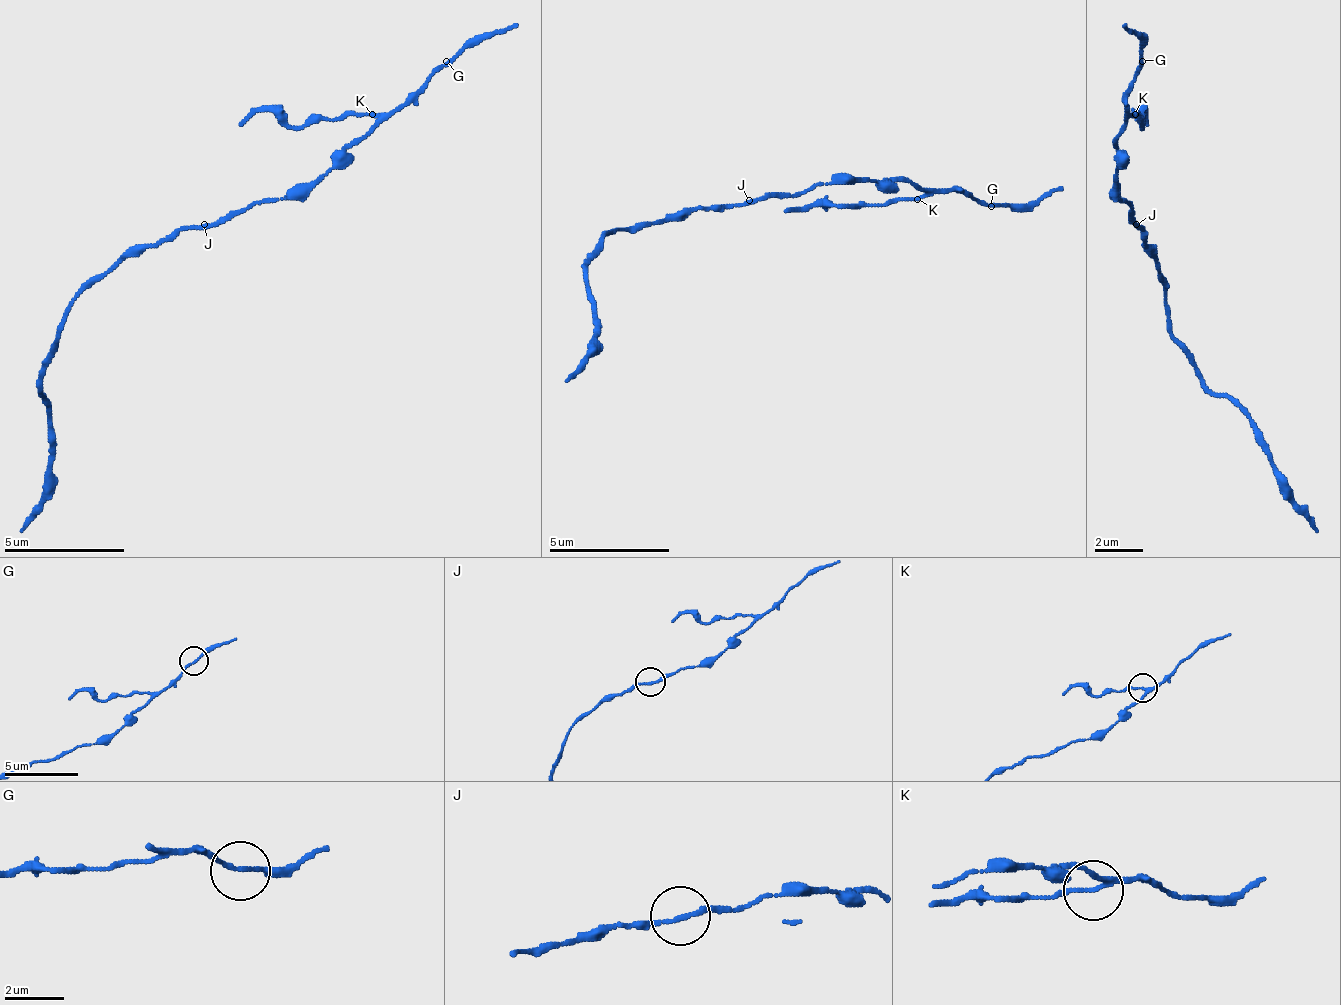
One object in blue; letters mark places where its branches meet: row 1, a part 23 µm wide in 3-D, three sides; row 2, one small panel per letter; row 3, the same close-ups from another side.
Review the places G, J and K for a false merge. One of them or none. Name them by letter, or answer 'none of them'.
K

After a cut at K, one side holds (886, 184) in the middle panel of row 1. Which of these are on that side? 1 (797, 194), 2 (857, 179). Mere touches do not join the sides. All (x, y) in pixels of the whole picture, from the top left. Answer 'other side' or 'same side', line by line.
1: same side
2: same side

